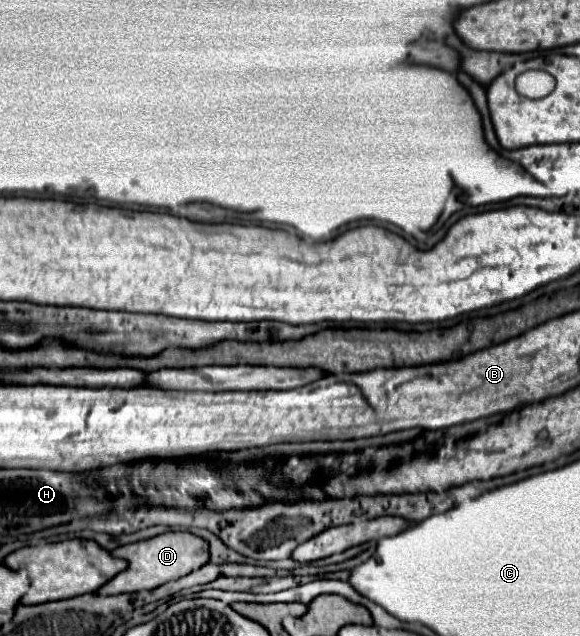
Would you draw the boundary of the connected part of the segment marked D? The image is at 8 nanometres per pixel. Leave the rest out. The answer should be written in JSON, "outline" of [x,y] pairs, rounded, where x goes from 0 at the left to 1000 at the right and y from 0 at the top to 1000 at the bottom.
{"outline":[[[291,835],[291,838],[260,844],[260,847],[250,847],[250,851],[236,851],[236,854],[226,854],[226,857],[202,860],[195,866],[195,873],[209,876],[209,879],[219,879],[222,892],[212,901],[205,901],[202,907],[195,907],[167,932],[202,936],[202,932],[222,932],[222,929],[267,926],[267,923],[274,923],[288,914],[326,904],[329,898],[350,892],[360,882],[360,854],[353,847],[333,841],[333,838],[298,838],[298,835]]]}

